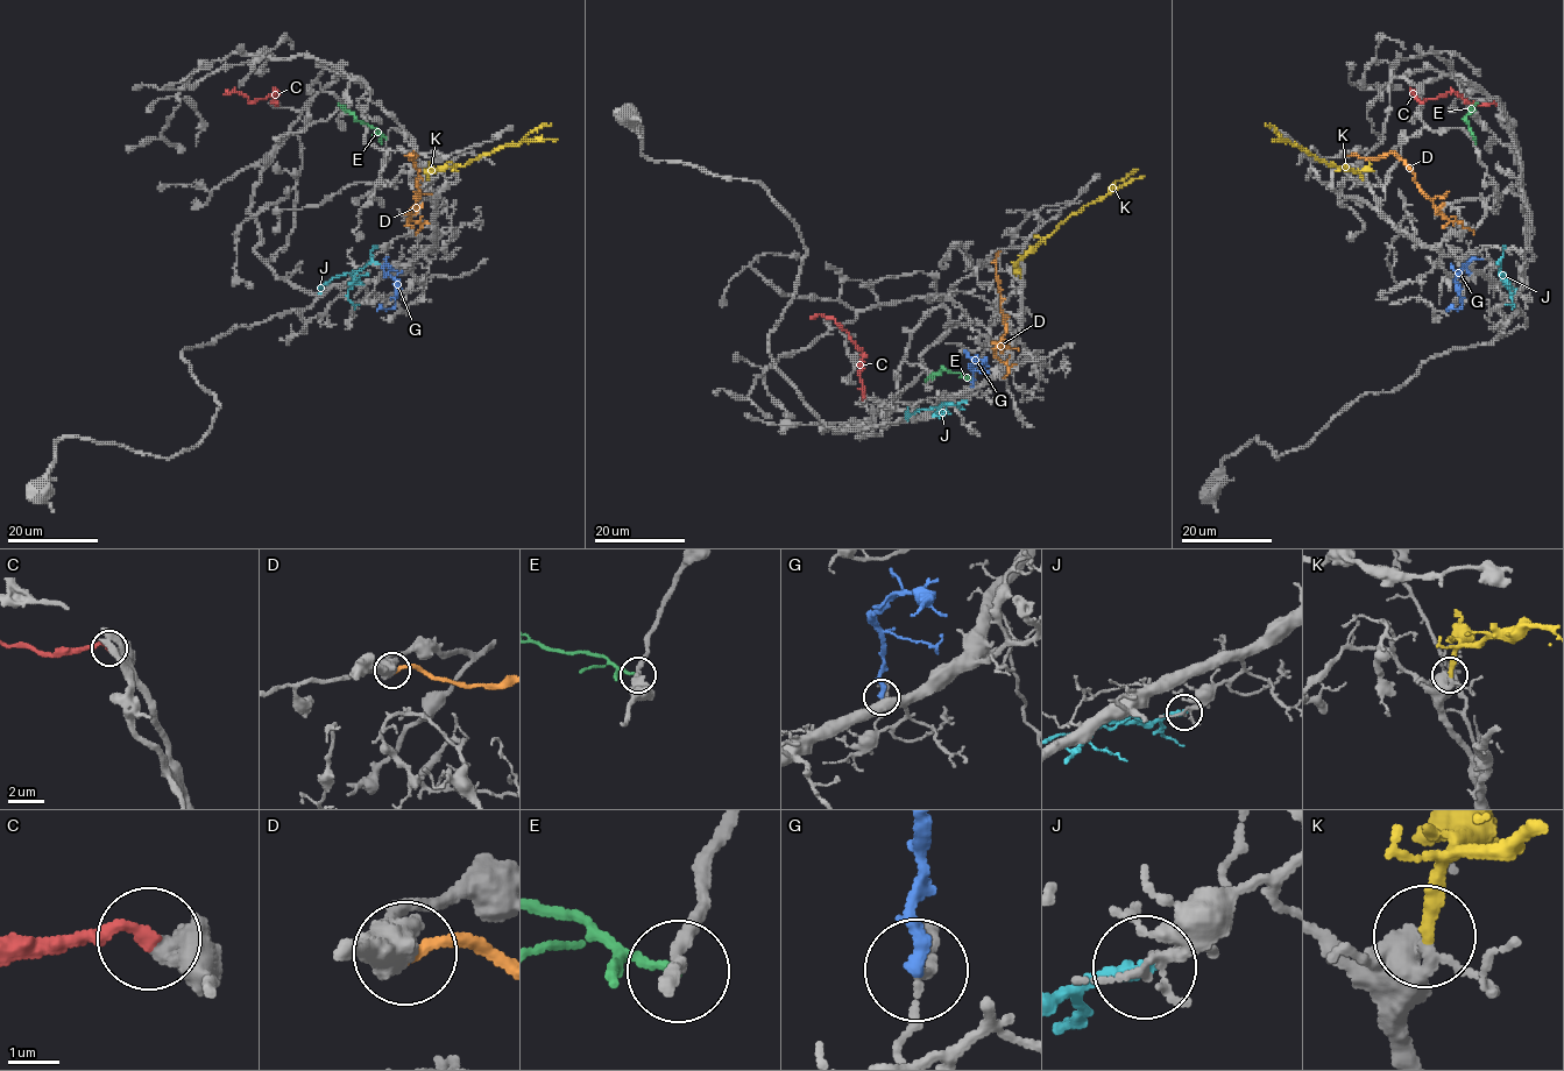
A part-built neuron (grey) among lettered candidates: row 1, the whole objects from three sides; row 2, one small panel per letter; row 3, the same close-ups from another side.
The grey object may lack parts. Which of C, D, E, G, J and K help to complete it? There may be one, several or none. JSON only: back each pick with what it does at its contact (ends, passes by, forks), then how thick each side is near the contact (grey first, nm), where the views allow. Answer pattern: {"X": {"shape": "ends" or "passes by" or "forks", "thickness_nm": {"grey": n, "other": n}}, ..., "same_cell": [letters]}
{"K": {"shape": "ends", "thickness_nm": {"grey": 200, "other": 280}}, "same_cell": ["K"]}

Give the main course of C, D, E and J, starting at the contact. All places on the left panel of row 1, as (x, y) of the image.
C: (276, 104), (273, 103), (277, 92), (250, 101), (234, 90), (225, 94)
D: (410, 155), (412, 153), (418, 172), (418, 197), (408, 217), (422, 228), (415, 234)
E: (387, 140), (338, 104)
J: (377, 264), (369, 261), (319, 286), (320, 283)

